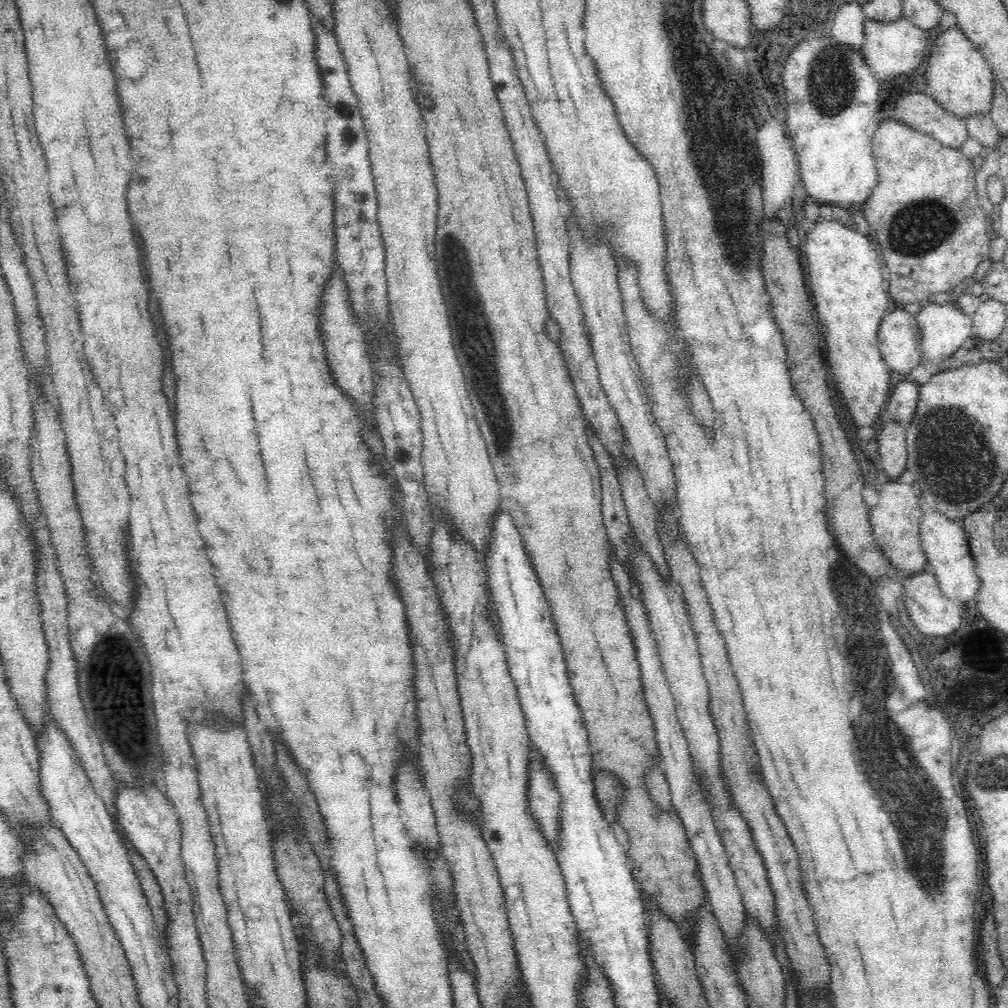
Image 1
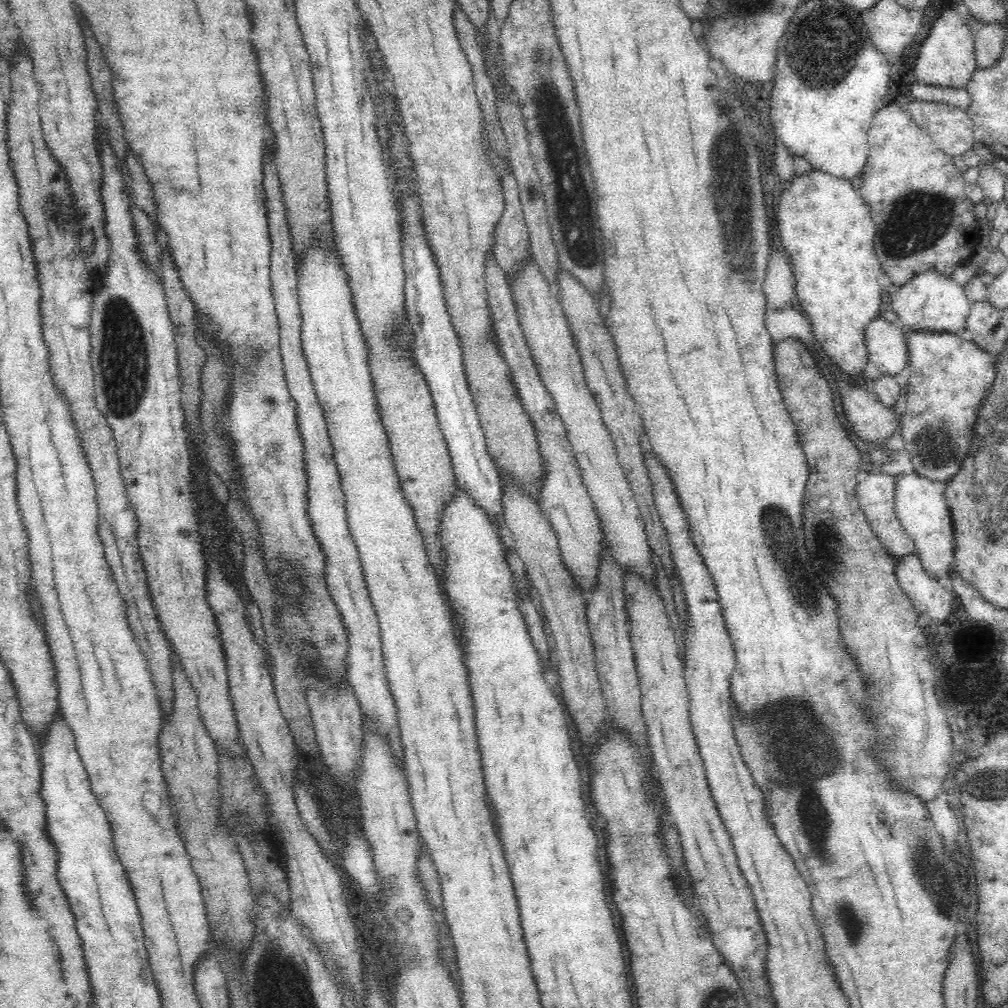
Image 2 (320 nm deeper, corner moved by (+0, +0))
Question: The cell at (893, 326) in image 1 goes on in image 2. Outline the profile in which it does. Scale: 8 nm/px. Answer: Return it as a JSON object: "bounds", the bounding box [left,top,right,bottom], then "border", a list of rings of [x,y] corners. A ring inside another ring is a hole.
{"bounds":[864,317,908,375],"border":[[[882,317],[872,320],[864,332],[869,361],[882,375],[896,375],[908,364],[904,330]]]}

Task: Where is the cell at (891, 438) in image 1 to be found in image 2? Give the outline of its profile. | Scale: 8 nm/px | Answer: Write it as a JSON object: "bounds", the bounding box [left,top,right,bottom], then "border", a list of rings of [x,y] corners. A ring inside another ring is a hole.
{"bounds":[842,386,901,442],"border":[[[860,386],[850,387],[842,398],[843,414],[847,418],[852,432],[861,440],[873,440],[874,442],[886,442],[886,438],[901,426],[901,416],[896,415],[891,407],[884,406],[880,399],[872,392],[867,392]]]}

